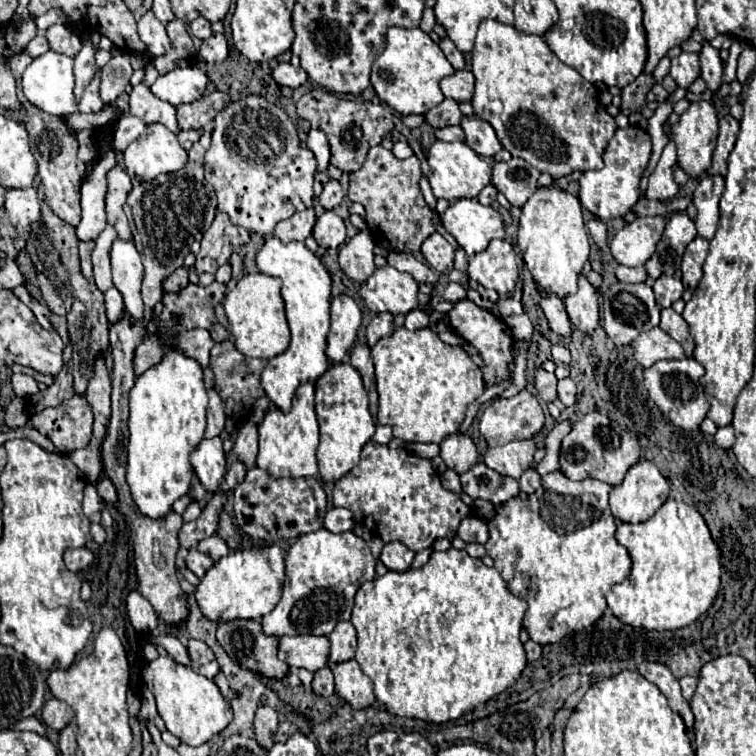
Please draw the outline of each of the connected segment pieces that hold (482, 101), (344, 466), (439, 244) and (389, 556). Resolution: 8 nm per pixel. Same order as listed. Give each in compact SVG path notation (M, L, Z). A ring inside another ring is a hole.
M487 19L477 29L471 71L475 75L475 93L471 101L475 115L495 129L499 143L513 157L525 159L535 169L551 175L553 179L561 179L573 171L603 167L601 155L609 139L615 135L615 119L599 103L597 87L585 81L575 69L561 63L547 47L543 37L527 35L511 25Z
M349 363L331 365L315 381L315 411L321 429L321 443L317 447L319 475L325 481L337 481L359 463L363 445L373 437L375 423L367 405L367 391L363 389L361 375Z
M433 233L429 235L423 245L421 245L421 253L425 257L425 261L439 273L451 273L453 271L453 253L455 247L441 235L441 233Z
M401 541L387 543L383 547L383 553L381 553L381 561L391 571L407 571L413 557L415 557L415 553L409 547L405 547Z

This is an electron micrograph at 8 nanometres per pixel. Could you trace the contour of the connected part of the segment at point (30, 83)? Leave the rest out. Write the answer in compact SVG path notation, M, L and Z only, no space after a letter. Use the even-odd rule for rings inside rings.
M47 51L35 57L23 73L23 93L33 105L37 105L45 113L51 113L57 117L75 113L77 105L73 99L73 59L57 51Z

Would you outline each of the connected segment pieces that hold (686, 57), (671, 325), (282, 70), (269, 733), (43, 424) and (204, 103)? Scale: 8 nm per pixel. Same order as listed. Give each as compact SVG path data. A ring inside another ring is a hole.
M681 53L679 57L671 59L669 75L675 79L679 87L689 87L699 75L699 55L697 53Z
M661 309L659 327L683 345L687 357L693 355L693 339L689 335L689 325L685 323L685 319L679 313L675 313L673 309Z
M279 63L275 69L273 69L273 79L277 81L279 87L299 87L307 81L307 73L301 69L301 67L293 67L291 63Z
M259 707L255 715L255 739L263 749L273 745L273 735L277 731L277 711L271 707Z
M71 397L59 407L31 415L31 425L49 437L57 449L71 453L89 443L93 413L83 397Z
M214 91L189 105L177 105L176 116L181 130L213 127L214 118L228 103L230 98L225 92Z

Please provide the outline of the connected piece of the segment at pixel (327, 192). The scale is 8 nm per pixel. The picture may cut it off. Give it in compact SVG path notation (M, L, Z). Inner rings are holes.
M329 179L323 187L323 193L319 197L319 203L325 207L325 209L335 209L343 199L343 189L339 185L339 181L333 181Z

